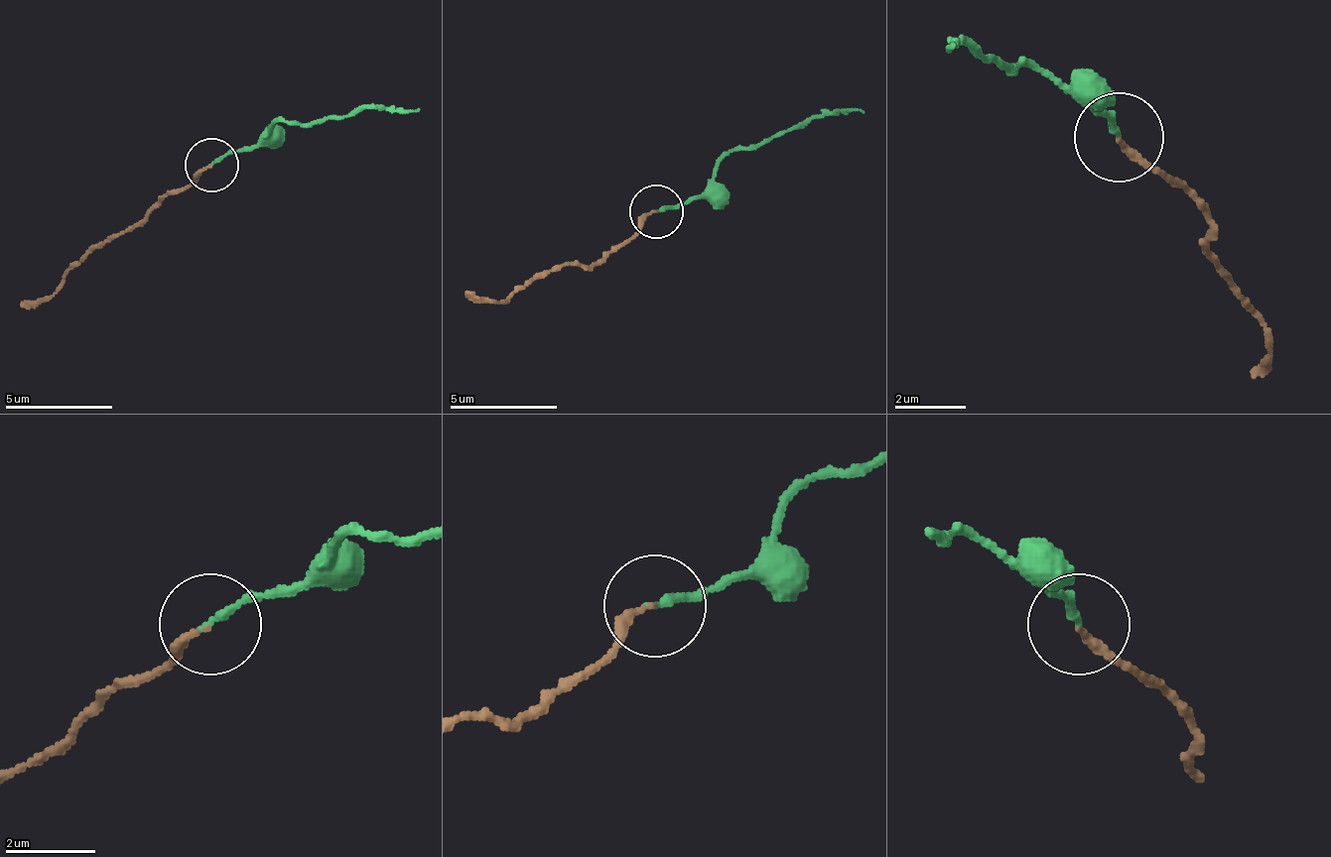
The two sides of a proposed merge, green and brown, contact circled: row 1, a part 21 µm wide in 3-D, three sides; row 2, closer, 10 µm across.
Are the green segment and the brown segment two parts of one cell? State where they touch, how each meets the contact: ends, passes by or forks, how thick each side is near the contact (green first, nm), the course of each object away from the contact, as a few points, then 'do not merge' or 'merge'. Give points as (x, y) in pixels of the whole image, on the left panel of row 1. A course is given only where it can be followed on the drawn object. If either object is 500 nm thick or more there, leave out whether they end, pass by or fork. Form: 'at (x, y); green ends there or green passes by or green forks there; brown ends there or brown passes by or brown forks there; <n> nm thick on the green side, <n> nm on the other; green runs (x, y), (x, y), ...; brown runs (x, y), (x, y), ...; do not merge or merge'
at (211, 165); green ends there; brown ends there; 170 nm thick on the green side, 170 nm on the other; green runs (213, 163), (245, 152), (283, 120), (315, 125), (369, 109), (417, 109); brown runs (213, 163), (106, 238), (68, 276), (53, 297), (20, 307); merge

